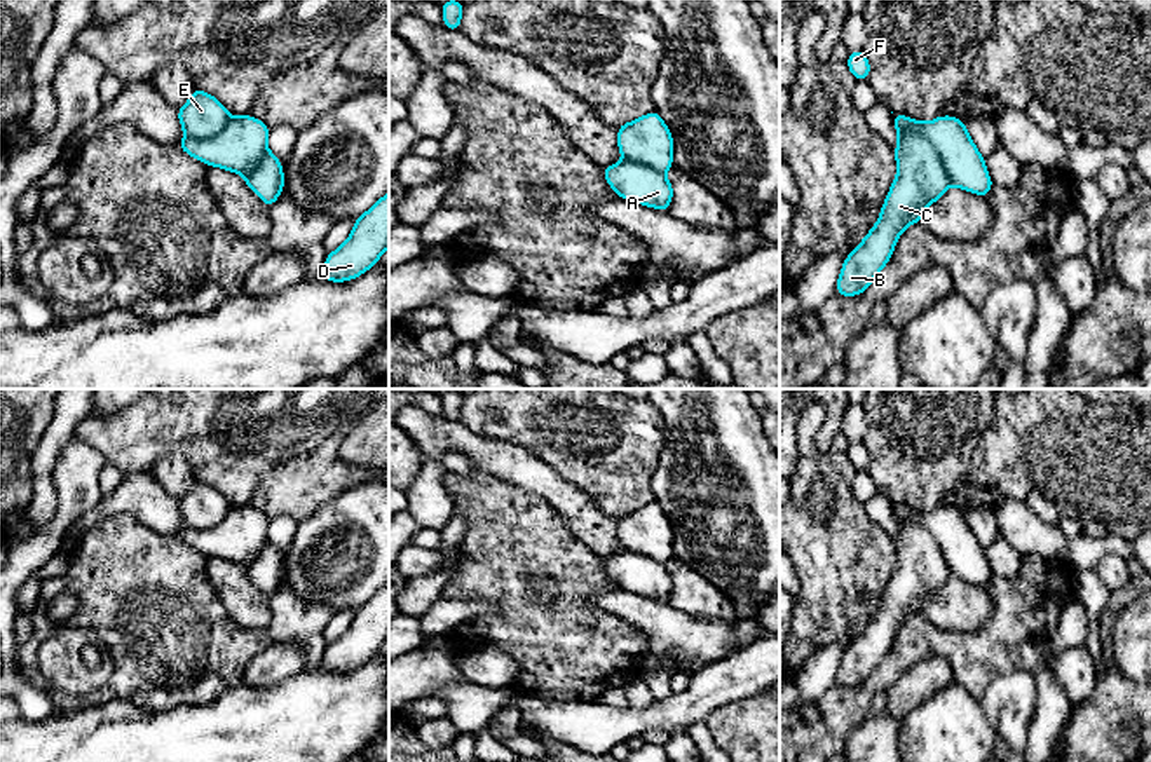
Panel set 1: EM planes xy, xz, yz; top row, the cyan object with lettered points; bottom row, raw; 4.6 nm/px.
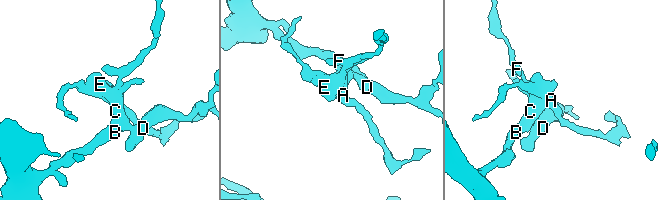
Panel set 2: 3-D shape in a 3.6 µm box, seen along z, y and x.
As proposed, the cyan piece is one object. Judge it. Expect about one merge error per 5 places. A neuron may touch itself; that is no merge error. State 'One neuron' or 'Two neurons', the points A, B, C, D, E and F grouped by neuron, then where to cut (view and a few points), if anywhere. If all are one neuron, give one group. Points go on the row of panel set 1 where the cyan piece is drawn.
Two neurons. Groups: A F / B C D E. Split along yz (899, 136), (923, 135), (935, 149), (953, 183)

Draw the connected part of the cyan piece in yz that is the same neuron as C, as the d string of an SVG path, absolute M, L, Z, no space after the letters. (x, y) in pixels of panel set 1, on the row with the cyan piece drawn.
M905 134L895 146L896 178L877 223L846 256L837 295L862 295L889 262L898 237L910 223L923 223L923 211L952 185L933 143L923 134Z

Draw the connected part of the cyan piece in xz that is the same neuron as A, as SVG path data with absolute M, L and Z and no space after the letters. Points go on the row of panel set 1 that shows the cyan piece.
M628 159L602 169L607 185L616 190L617 197L668 211L673 199L673 185L664 173Z

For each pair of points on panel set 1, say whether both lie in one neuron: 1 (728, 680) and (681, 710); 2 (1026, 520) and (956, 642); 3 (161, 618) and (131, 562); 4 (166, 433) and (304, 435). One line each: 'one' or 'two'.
1: one
2: two
3: one
4: one

